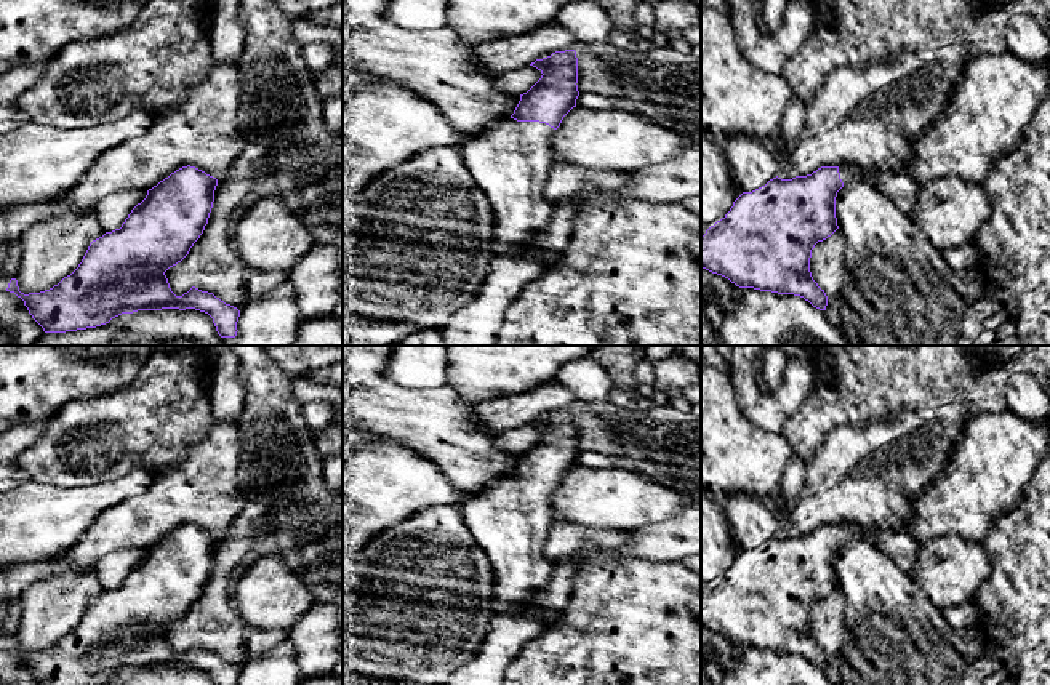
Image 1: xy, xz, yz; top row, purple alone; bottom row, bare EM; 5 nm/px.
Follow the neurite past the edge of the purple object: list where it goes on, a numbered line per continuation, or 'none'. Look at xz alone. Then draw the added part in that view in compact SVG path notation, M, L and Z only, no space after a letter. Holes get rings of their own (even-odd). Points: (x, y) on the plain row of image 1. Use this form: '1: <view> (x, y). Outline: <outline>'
1: xz (509, 519). Outline: M509 475L488 483L479 493L463 495L459 507L464 523L493 570L495 594L490 605L495 611L517 613L530 608L554 573L555 562L544 557L549 528L555 519L551 509L554 491L546 482Z

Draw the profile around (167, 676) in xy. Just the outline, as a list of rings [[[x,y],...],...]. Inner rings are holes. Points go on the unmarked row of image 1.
[[[162,667],[122,672],[101,685],[214,685],[213,677],[195,667]]]

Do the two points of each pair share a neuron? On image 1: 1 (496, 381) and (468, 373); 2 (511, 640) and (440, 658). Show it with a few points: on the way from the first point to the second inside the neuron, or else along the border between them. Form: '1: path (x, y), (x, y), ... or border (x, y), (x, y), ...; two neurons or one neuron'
1: path (490, 375), (474, 373); one neuron
2: border (495, 613), (482, 645), (456, 668); two neurons

